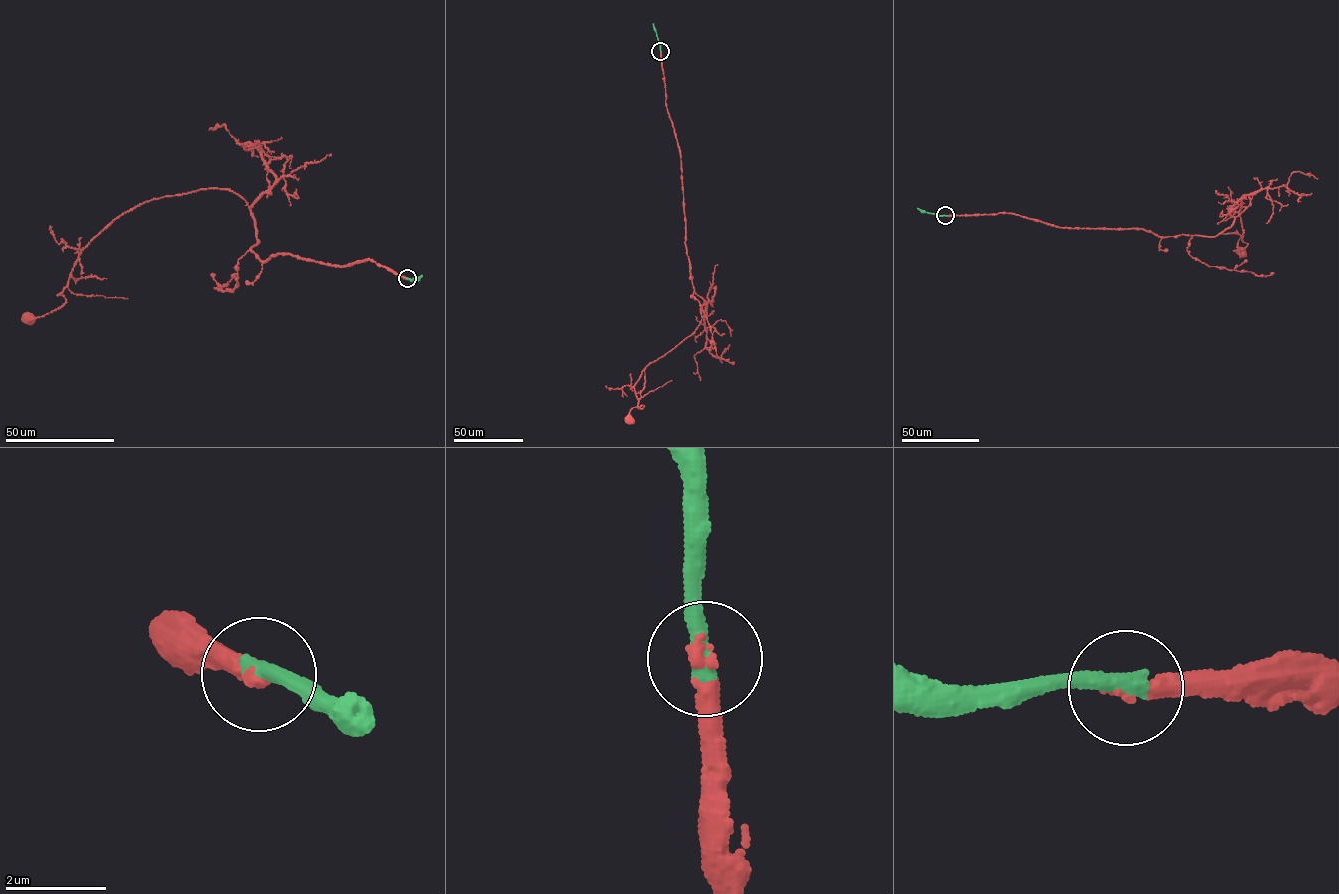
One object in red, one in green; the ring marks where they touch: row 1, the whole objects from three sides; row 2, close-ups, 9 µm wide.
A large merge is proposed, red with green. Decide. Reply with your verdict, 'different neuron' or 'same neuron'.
same neuron

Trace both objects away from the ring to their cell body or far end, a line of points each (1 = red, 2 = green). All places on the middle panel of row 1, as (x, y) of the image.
1: (660, 50), (686, 252), (706, 314), (642, 370), (633, 387), (644, 406), (631, 419)
2: (660, 50), (653, 24)

